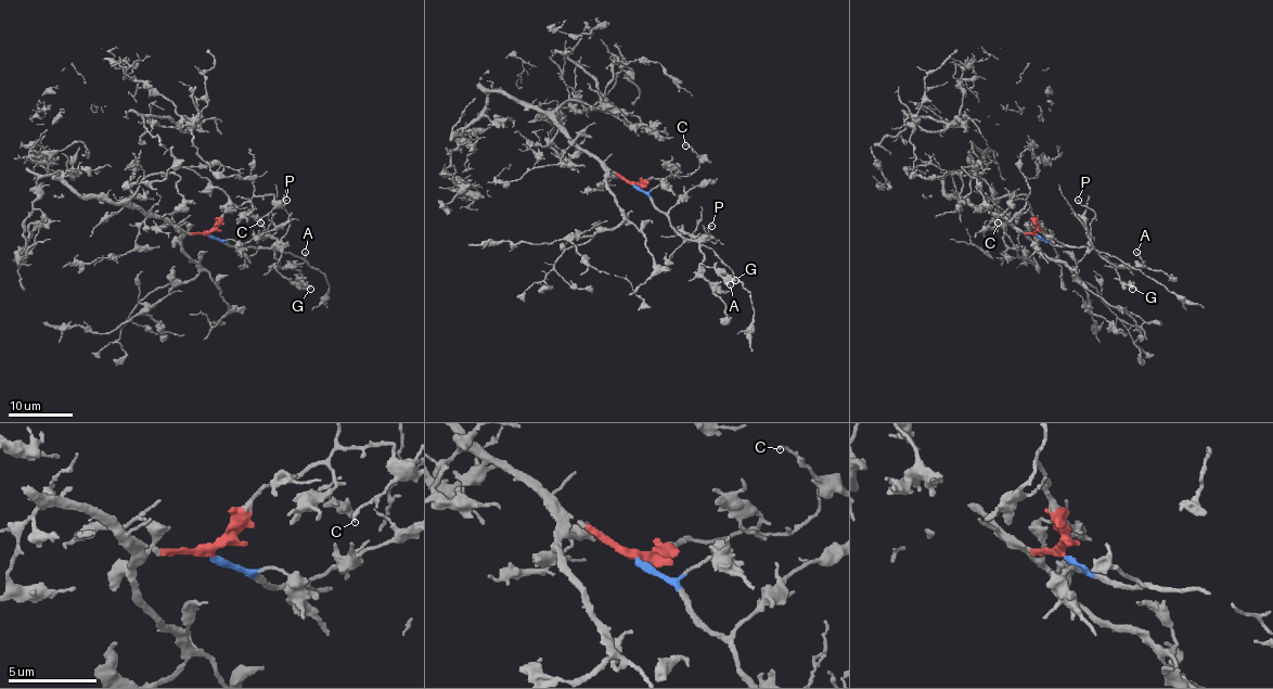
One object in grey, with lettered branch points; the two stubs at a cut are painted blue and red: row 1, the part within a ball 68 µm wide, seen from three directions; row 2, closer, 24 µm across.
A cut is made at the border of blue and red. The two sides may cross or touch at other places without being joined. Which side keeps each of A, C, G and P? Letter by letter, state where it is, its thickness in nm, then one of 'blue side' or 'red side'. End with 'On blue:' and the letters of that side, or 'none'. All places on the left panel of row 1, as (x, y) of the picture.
A: place (305, 252); calibre 150 nm; blue side
C: place (260, 222); calibre 160 nm; red side
G: place (310, 289); calibre 480 nm; blue side
P: place (286, 200); calibre 220 nm; blue side
On blue: A, G, P

